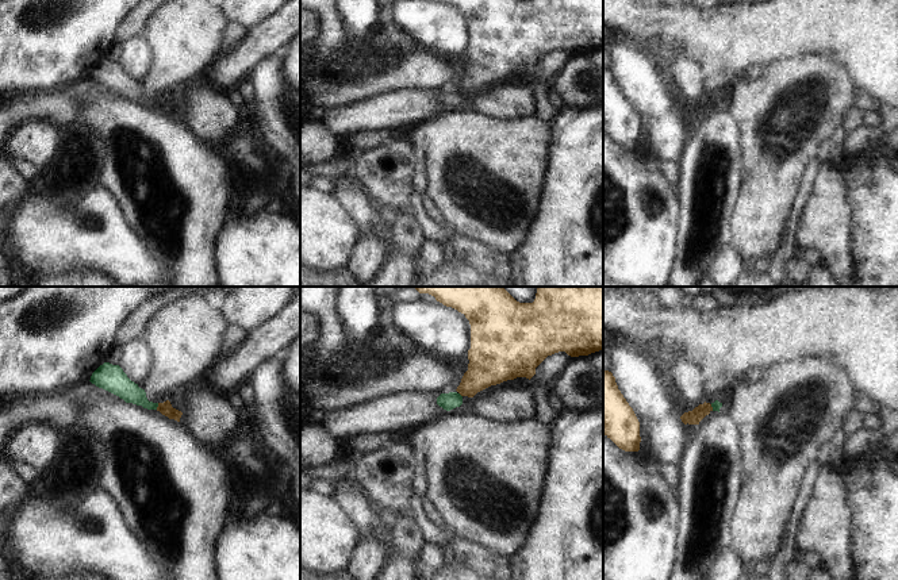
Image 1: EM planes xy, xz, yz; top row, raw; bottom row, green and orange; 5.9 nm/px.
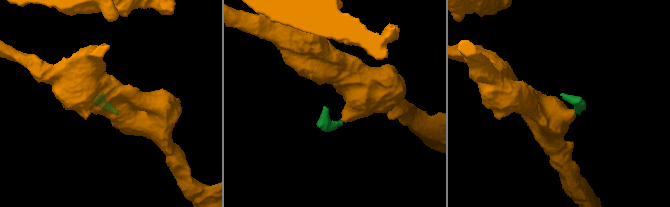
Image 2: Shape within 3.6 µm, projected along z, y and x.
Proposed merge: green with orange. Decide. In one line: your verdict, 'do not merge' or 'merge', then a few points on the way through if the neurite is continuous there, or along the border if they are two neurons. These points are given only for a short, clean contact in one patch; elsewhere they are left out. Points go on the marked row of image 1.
do not merge | along xy (158, 403), (156, 408)

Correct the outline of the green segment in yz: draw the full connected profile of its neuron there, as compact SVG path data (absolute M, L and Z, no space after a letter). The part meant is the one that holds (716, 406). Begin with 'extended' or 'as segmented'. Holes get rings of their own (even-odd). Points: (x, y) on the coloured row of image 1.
extended; M732 389L722 392L714 403L711 403L713 411L730 412L732 410Z

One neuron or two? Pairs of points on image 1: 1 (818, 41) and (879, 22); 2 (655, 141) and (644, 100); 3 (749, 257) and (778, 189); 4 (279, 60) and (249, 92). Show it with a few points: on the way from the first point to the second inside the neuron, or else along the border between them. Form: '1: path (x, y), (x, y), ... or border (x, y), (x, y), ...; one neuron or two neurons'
1: path (833, 26), (864, 26); one neuron
2: path (655, 131), (653, 110); one neuron
3: path (752, 241), (763, 206); one neuron
4: border (250, 81), (254, 89), (254, 116); two neurons

